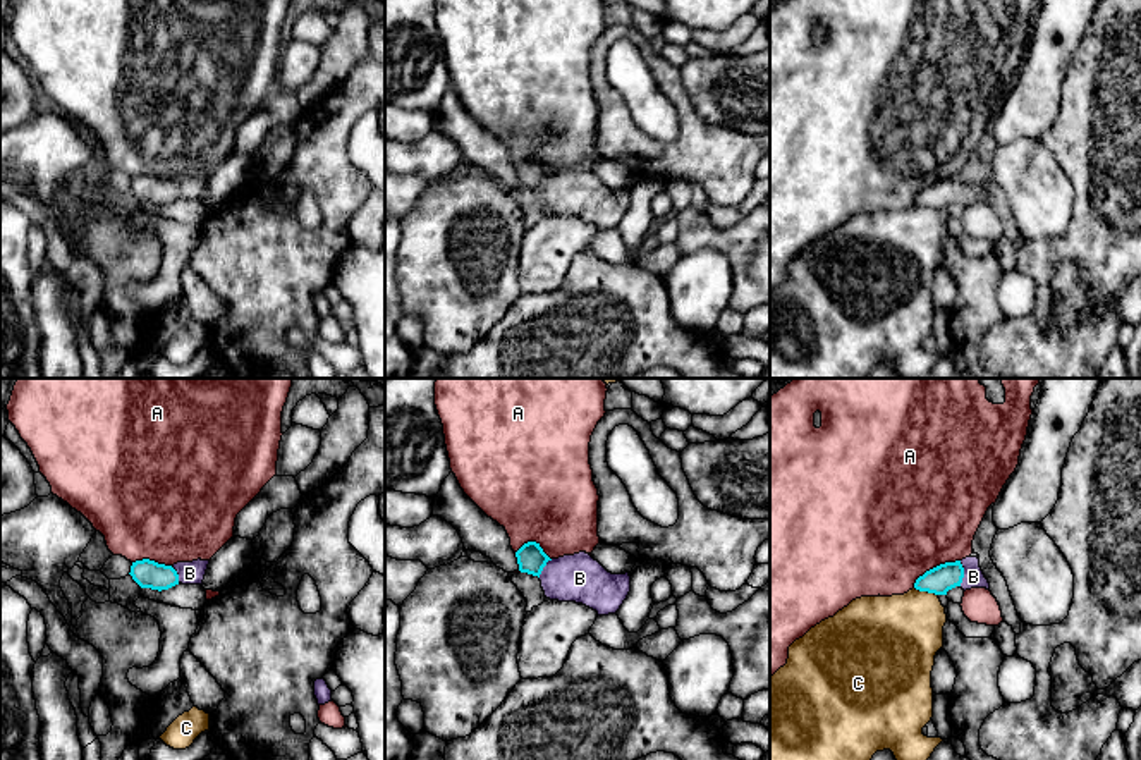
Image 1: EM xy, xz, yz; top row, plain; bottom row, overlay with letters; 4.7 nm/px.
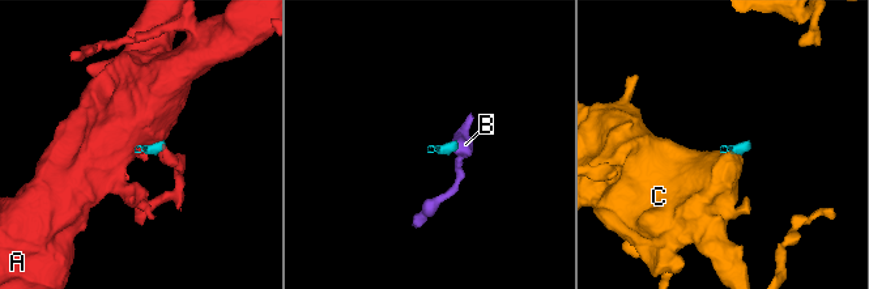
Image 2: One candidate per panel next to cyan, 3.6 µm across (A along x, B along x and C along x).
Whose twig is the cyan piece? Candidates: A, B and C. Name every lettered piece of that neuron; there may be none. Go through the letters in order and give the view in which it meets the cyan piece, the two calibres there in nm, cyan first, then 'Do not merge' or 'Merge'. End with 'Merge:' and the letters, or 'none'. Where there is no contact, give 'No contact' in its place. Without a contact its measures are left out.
A: Touches cyan in yz. Thickness 130 nm (cyan) against 500 nm. Do not merge
B: Touches cyan in yz. Thickness 130 nm (cyan) against 100 nm. Merge
C: Touches cyan in yz. Thickness 130 nm (cyan) against 380 nm. Do not merge
Merge: B

